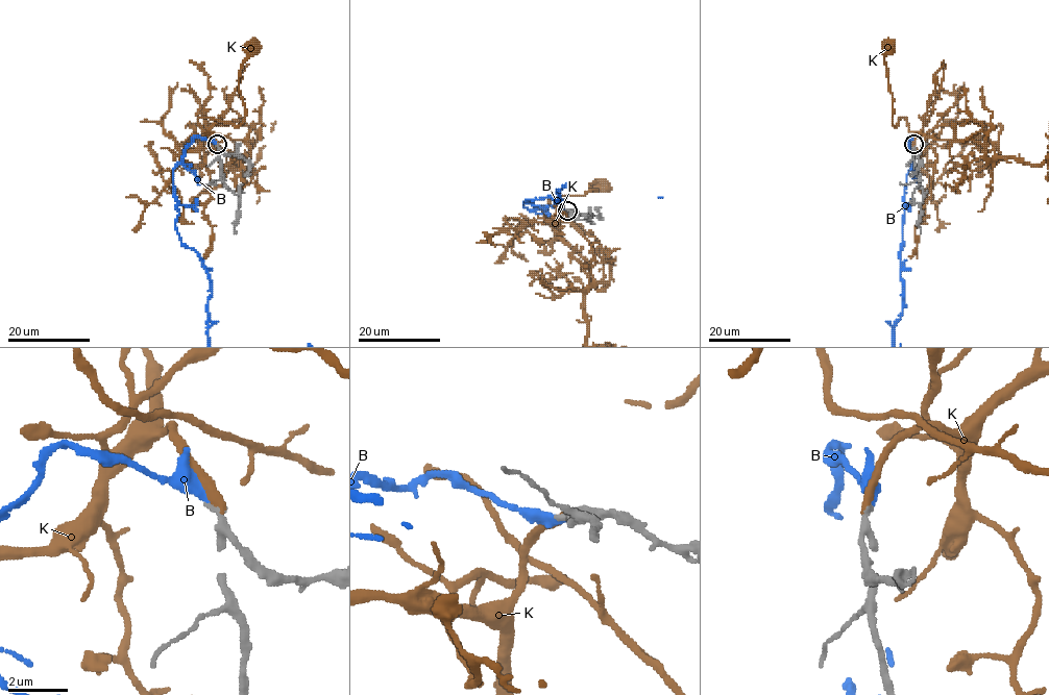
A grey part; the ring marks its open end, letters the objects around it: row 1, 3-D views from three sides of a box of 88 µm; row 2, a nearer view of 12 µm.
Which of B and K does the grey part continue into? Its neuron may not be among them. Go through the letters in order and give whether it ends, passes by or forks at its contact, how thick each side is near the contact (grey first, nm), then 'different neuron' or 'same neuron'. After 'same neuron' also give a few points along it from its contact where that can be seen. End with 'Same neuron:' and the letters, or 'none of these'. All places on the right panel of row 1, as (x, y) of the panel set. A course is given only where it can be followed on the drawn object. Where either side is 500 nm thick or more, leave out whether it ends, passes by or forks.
B: it ends | 200/320 nm | different neuron
K: it ends | 240/320 nm | same neuron | via (913, 144), (920, 132), (910, 131), (902, 117), (896, 125), (893, 122), (893, 96), (884, 60), (886, 47)
Same neuron: K

